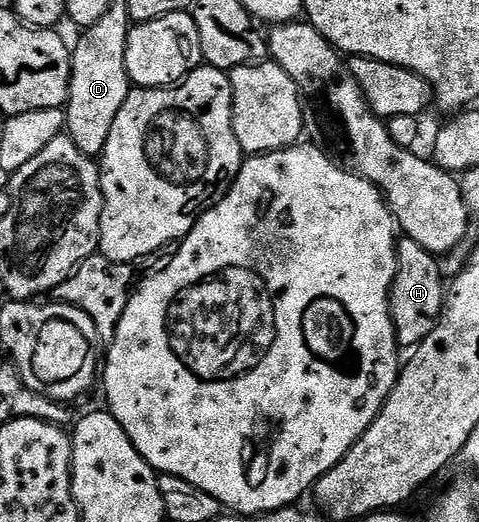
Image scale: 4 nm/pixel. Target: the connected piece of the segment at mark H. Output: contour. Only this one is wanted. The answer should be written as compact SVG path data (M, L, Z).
M403 237L395 246L395 278L391 284L391 322L395 328L395 340L404 350L414 350L437 327L439 316L443 313L445 300L445 277L439 266L440 258L434 253L425 251L421 243Z

